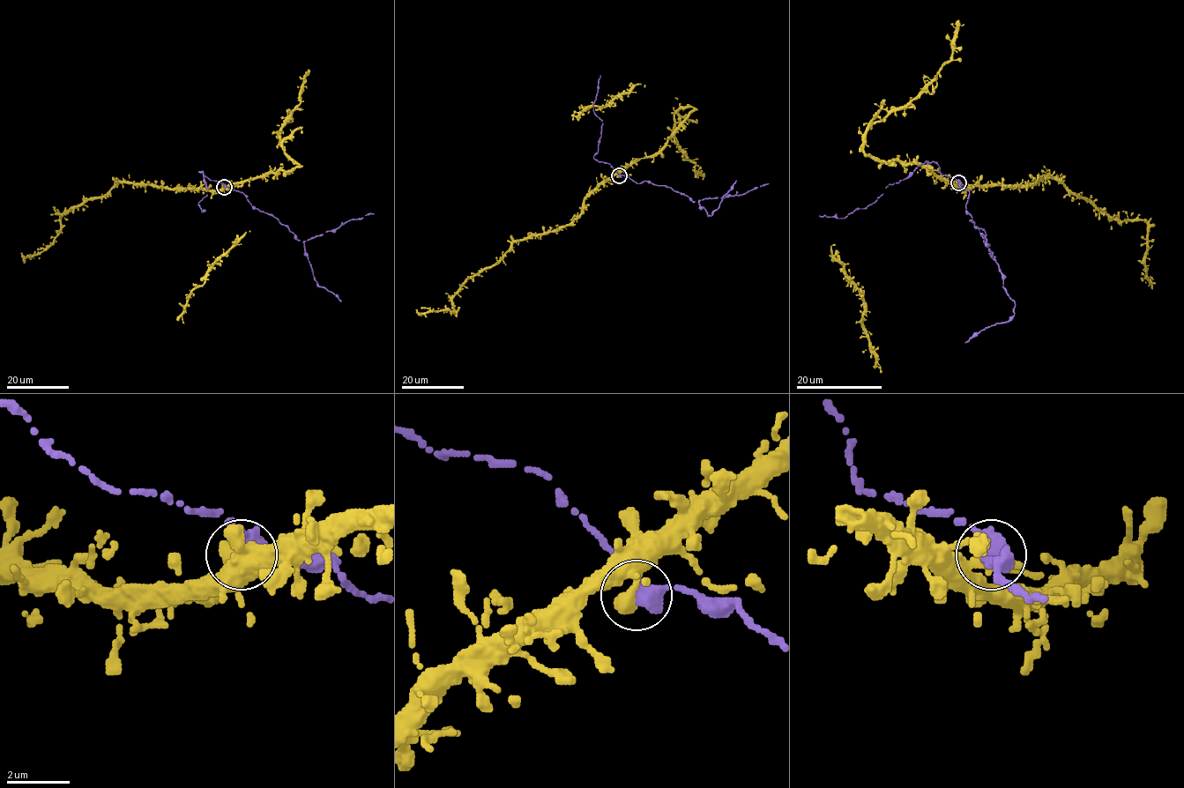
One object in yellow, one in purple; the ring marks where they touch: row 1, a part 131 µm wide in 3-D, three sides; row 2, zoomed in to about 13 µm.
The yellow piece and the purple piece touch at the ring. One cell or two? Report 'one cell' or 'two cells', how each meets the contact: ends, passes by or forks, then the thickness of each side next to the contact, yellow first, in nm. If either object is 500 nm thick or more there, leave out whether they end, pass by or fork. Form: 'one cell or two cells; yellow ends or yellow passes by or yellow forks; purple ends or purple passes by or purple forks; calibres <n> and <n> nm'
one cell; calibres 500 and 420 nm

